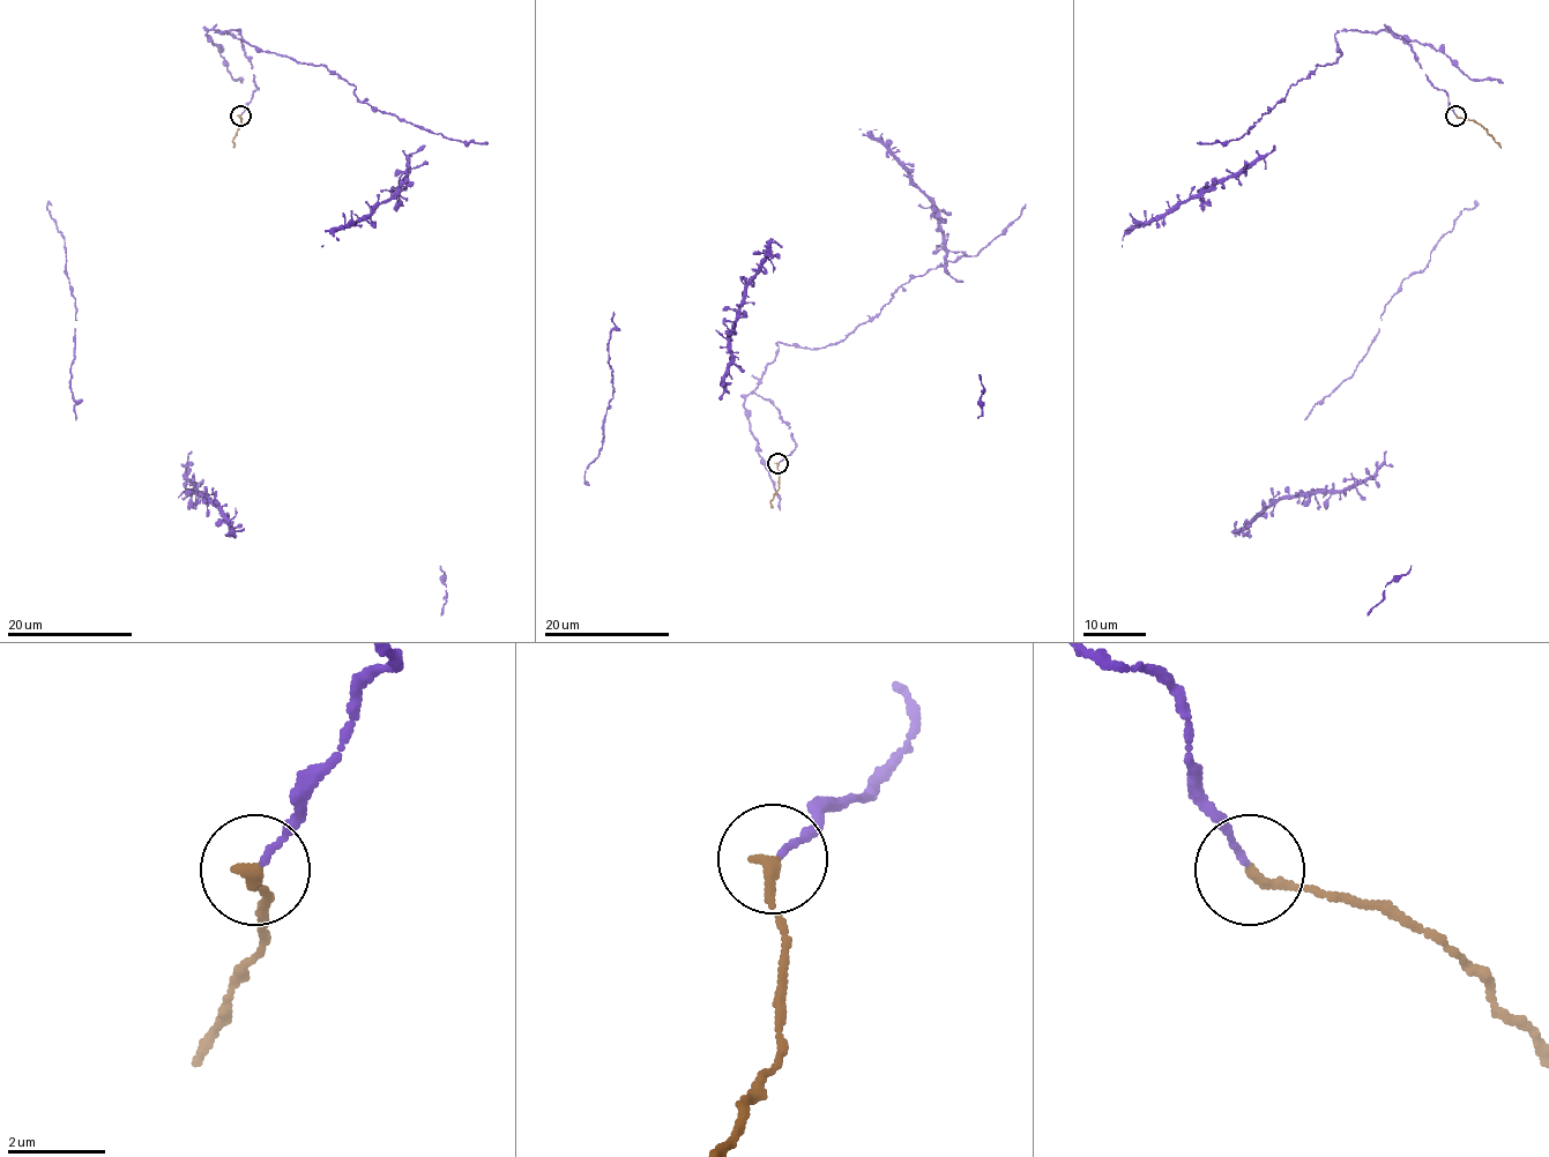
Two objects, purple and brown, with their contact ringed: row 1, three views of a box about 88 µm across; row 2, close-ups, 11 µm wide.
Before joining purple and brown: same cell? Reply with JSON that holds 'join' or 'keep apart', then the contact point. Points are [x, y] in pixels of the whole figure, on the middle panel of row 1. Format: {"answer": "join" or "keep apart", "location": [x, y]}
{"answer": "join", "location": [777, 463]}

